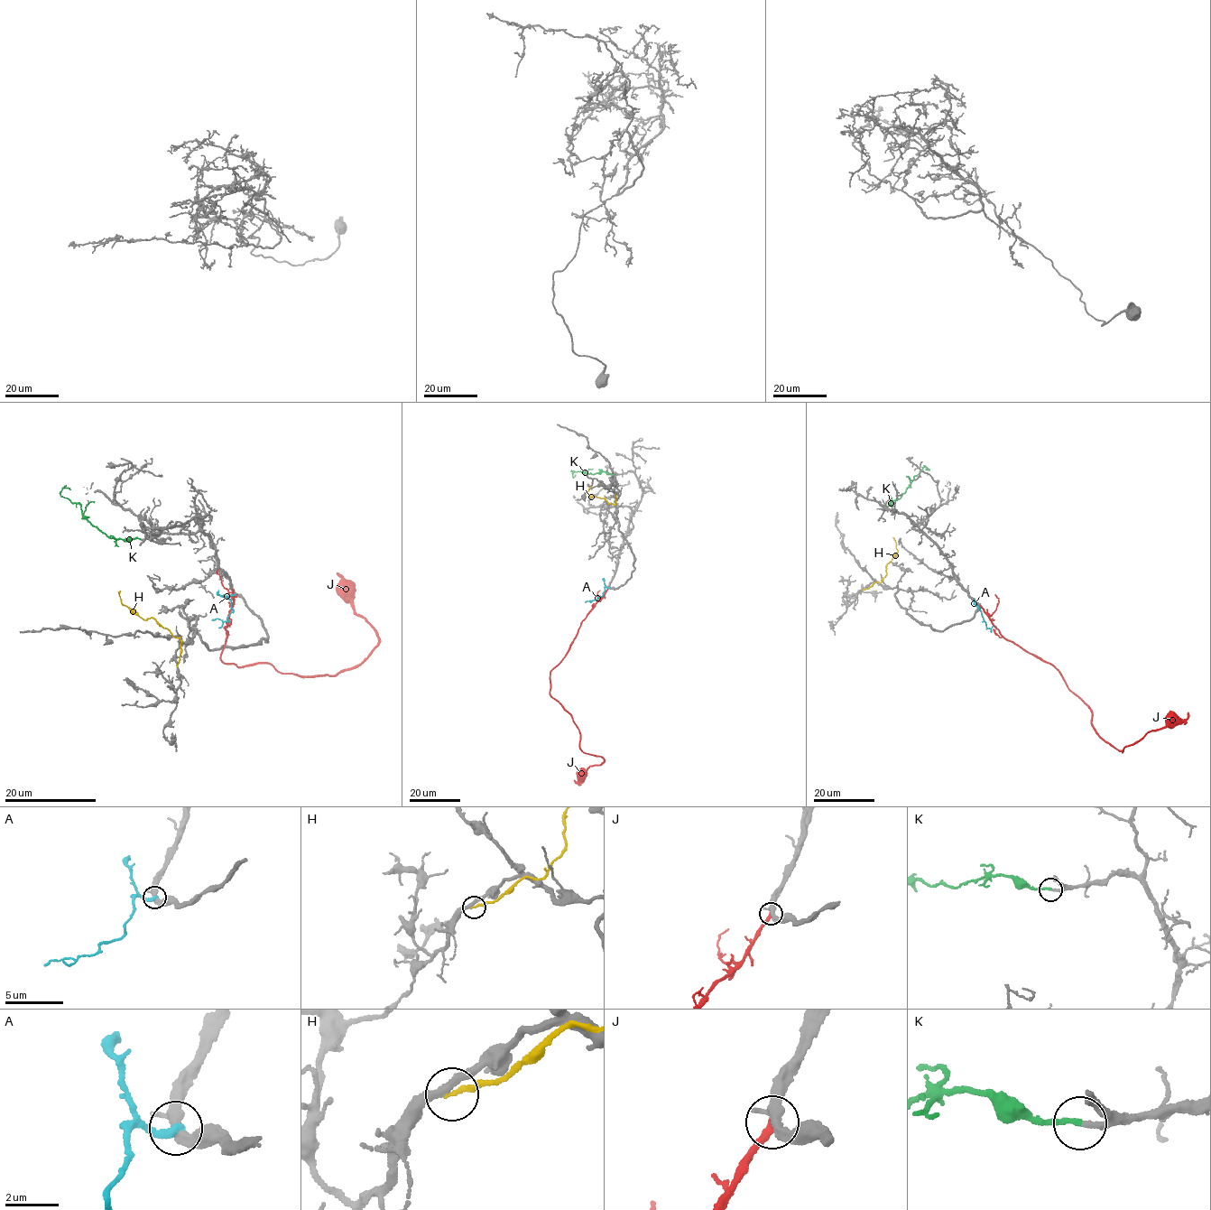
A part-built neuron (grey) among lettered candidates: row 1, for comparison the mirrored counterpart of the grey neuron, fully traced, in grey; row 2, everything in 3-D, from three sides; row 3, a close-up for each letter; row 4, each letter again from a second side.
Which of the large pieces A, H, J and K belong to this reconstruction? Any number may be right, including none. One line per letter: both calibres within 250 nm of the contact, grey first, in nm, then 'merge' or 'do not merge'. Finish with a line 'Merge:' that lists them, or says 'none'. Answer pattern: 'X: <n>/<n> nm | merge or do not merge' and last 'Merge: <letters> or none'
A: 360/320 nm | do not merge
H: 260/170 nm | do not merge
J: 380/300 nm | merge
K: 240/190 nm | merge
Merge: J, K

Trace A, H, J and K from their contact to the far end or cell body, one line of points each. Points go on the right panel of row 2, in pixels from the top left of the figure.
A: (978, 608), (987, 628), (996, 627)
H: (863, 590), (882, 581), (886, 574), (886, 566), (897, 553), (892, 537)
J: (980, 606), (1000, 635), (1059, 672), (1087, 705), (1099, 736), (1122, 752), (1150, 731), (1173, 727), (1187, 712)
K: (888, 507), (905, 492), (920, 470), (924, 467), (929, 470), (925, 469)

